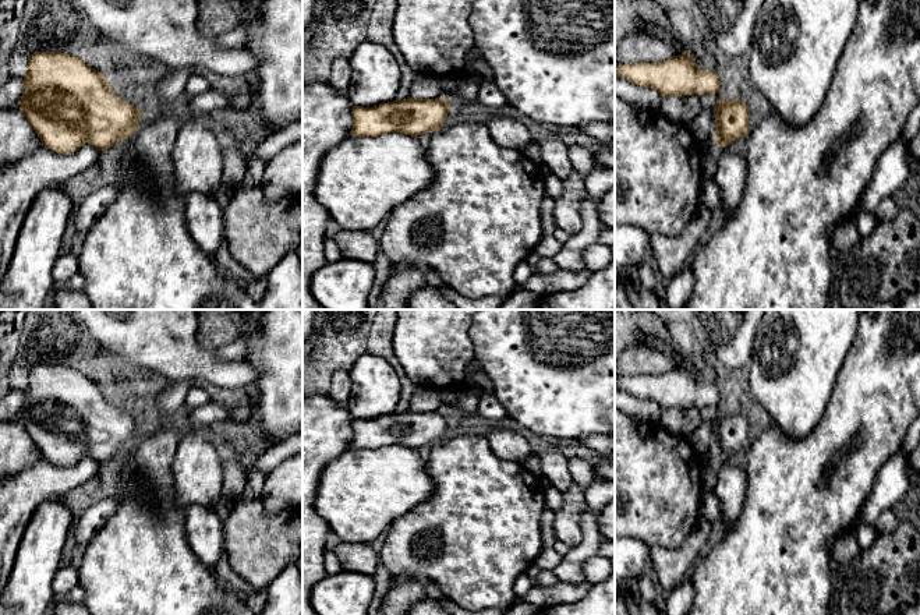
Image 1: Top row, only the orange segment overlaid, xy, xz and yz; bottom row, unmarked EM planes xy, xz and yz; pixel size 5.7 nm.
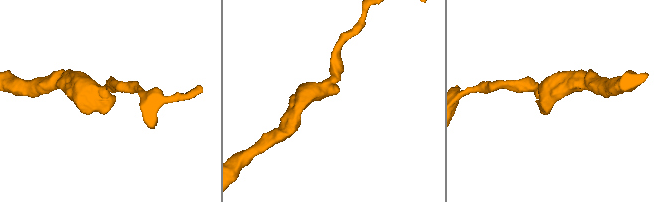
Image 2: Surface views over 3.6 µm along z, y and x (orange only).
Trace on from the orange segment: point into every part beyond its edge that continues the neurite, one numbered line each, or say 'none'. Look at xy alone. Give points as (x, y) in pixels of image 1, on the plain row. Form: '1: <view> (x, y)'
none

